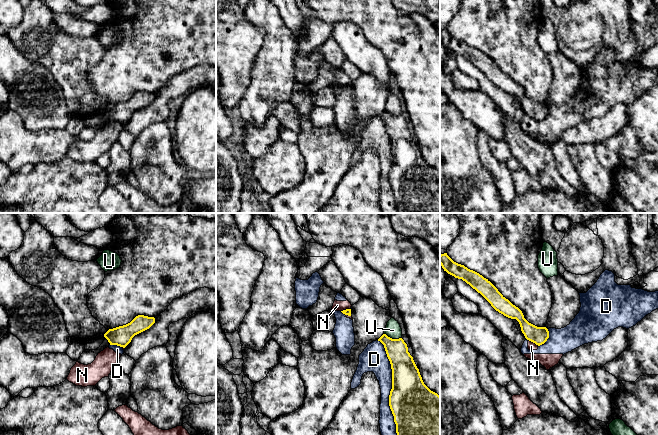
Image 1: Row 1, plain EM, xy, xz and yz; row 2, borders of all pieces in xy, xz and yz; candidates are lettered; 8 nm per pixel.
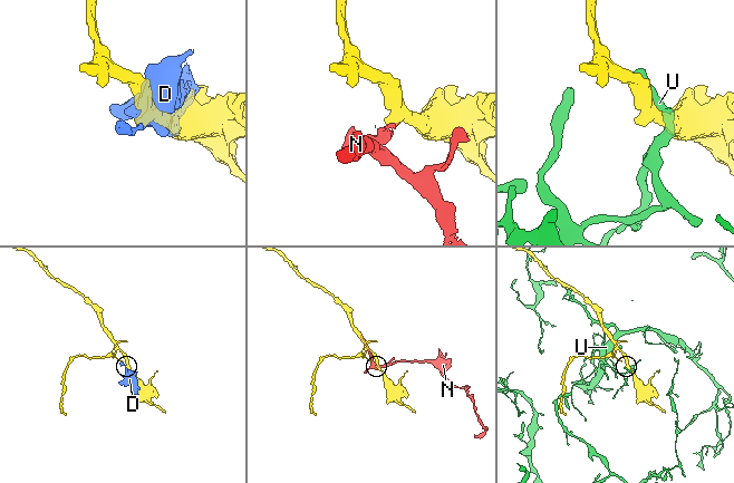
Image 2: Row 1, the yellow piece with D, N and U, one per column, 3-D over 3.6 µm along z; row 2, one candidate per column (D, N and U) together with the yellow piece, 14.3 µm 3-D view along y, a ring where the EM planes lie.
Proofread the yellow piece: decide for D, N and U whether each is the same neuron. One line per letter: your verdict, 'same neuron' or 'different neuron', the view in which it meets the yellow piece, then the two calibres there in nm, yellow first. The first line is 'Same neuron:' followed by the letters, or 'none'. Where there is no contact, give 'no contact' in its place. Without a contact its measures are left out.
Same neuron: none
D: different neuron; contact in xz; calibres 380 and 190 nm
N: different neuron; contact in yz; calibres 140 and 60 nm
U: different neuron; contact in xz; calibres 190 and 130 nm

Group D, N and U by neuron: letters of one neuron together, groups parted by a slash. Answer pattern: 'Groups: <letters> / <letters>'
Groups: D N / U

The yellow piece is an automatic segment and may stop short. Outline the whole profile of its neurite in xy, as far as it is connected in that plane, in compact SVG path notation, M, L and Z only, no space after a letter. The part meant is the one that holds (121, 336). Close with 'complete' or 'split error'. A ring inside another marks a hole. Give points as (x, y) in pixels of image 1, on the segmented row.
M138 315L126 325L109 329L104 334L104 337L108 340L110 345L125 348L135 335L149 329L154 323L154 317Z; complete

